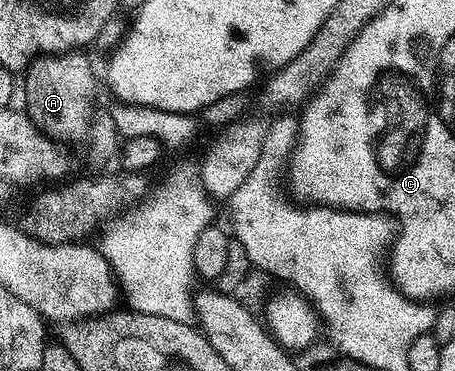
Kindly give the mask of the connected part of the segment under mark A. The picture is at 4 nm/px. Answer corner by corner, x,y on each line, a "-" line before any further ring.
82,51
61,52
58,56
41,56
27,69
21,80
21,96
29,119
40,132
60,146
79,144
88,139
97,119
95,95
99,84
95,81
95,68
83,57

